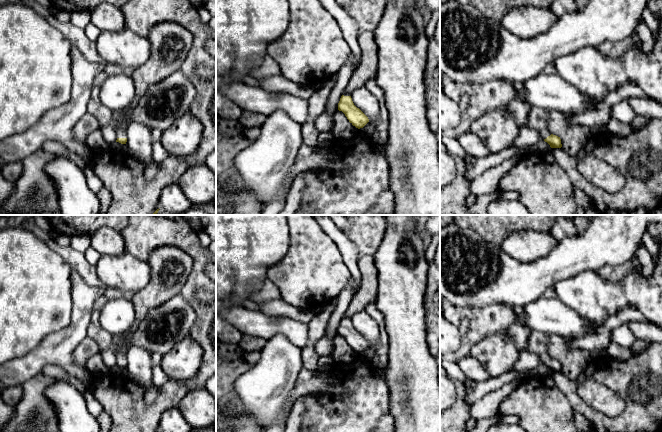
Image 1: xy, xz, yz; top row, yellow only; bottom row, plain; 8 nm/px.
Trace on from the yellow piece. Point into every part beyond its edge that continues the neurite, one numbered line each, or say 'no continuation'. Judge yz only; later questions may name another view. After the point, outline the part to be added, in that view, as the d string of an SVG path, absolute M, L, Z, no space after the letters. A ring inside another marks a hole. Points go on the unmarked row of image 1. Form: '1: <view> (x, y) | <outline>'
1: yz (538, 342) | M532 332L528 340L527 352L537 354L543 363L550 360L551 357L548 353L548 336L541 332Z

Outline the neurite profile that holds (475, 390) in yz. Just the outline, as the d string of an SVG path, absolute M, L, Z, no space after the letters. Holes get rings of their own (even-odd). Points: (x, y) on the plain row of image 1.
M522 352L519 355L514 367L495 378L490 378L486 381L473 381L467 379L465 385L465 402L469 405L481 400L487 394L501 388L504 384L512 381L516 376L524 371L532 371L540 365L543 365L541 358L531 352Z

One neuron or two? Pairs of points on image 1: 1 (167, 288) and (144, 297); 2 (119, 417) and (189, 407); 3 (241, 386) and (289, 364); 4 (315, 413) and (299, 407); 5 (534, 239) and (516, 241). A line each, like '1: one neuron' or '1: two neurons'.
1: one neuron
2: two neurons
3: one neuron
4: two neurons
5: one neuron

